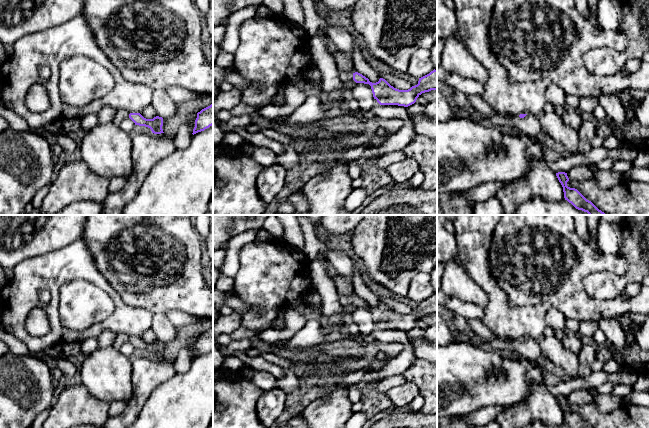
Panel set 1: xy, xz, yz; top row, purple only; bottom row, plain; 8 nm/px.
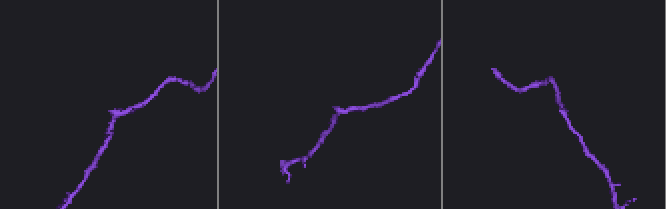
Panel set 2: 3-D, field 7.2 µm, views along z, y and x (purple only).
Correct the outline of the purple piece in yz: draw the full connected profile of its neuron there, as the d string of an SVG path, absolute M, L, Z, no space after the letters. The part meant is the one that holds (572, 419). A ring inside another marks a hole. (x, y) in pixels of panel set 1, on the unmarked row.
M558 396L556 400L563 411L564 422L571 428L593 428L591 425L587 424L577 413L570 412L567 410L569 402L567 397Z

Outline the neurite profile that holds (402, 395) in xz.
M407 381L391 388L386 394L395 407L401 407L408 405L419 394L419 388L416 384Z

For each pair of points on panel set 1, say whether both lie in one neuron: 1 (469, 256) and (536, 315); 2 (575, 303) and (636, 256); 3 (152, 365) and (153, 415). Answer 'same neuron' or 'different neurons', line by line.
1: same neuron
2: different neurons
3: different neurons

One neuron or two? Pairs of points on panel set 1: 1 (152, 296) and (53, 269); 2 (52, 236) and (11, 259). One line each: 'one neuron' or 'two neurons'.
1: two neurons
2: one neuron

